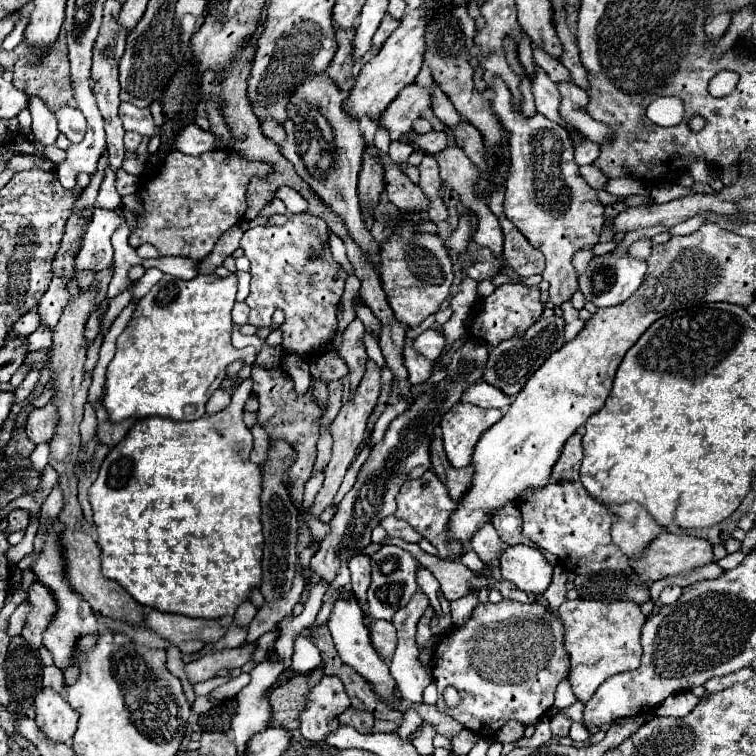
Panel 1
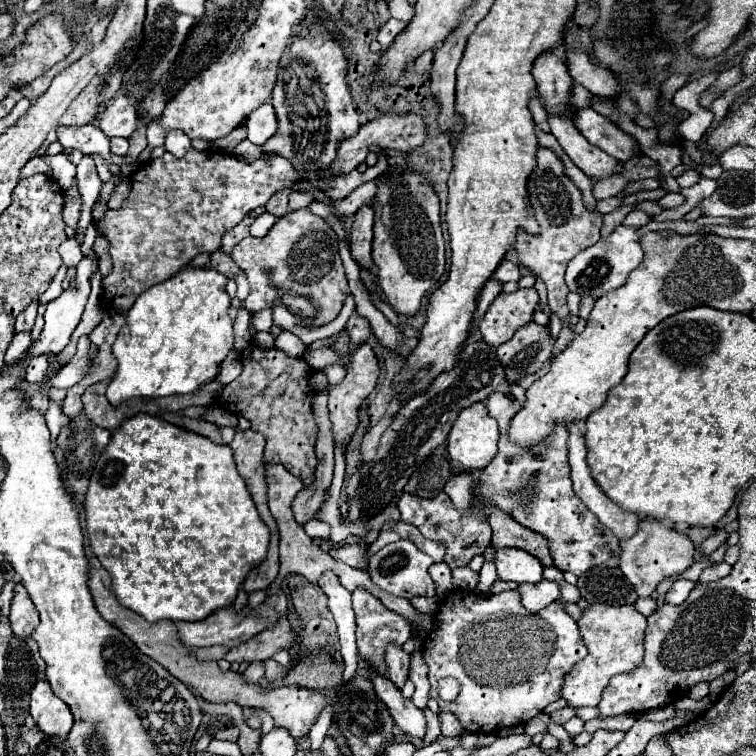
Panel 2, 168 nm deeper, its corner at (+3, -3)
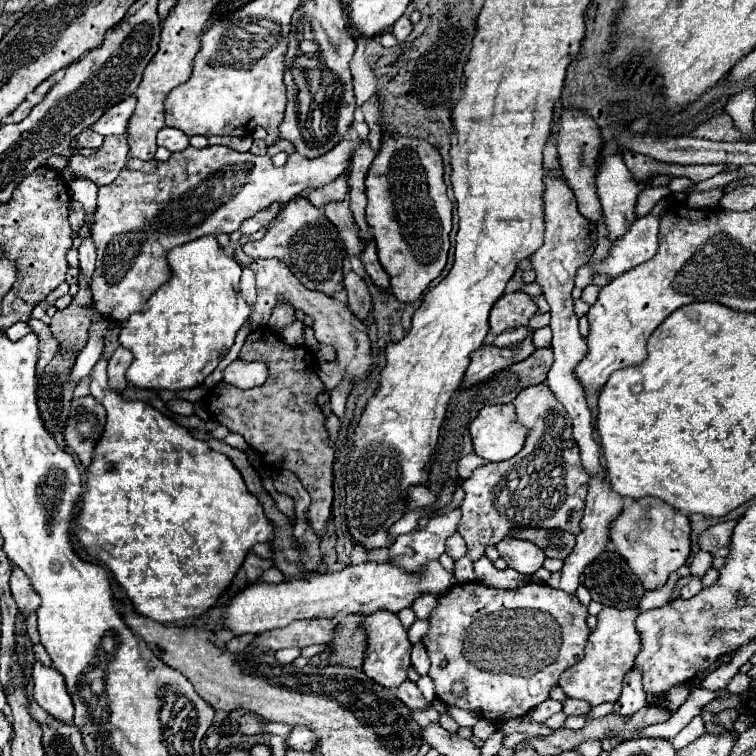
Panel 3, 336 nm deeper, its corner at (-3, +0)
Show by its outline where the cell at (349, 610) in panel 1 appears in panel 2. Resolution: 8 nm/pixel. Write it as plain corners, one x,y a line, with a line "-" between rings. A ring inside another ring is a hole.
366,669
364,677
370,677
370,681
374,683
376,693
378,693
378,697
382,697
382,701
388,705
388,709
390,709
396,725
406,735
424,739
424,735
426,735
426,717
424,717
424,711
418,709
412,701
404,699
402,693
386,677
382,677
378,673
372,673
370,669

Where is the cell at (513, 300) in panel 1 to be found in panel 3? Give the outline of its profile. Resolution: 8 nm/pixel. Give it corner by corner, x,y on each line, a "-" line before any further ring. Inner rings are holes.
518,290
518,292
502,294
502,298
498,298
498,302
490,312
490,332
498,336
504,330
526,326
536,312
538,306
532,300
532,296
528,296
526,292

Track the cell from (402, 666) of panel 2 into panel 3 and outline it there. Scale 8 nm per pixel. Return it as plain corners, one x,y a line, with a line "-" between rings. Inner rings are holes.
404,680
398,688
396,688
396,696
408,706
408,708
426,708
426,702
422,698
422,692
418,690
418,686
412,680

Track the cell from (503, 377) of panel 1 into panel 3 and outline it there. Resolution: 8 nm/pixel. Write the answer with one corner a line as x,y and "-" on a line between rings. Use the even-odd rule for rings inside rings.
528,326
512,328
512,330
508,330
508,332
500,334
500,336
496,336
496,338
494,338
494,346
498,346
498,348
516,346
516,344
520,344
528,334
530,334
530,328
528,328

